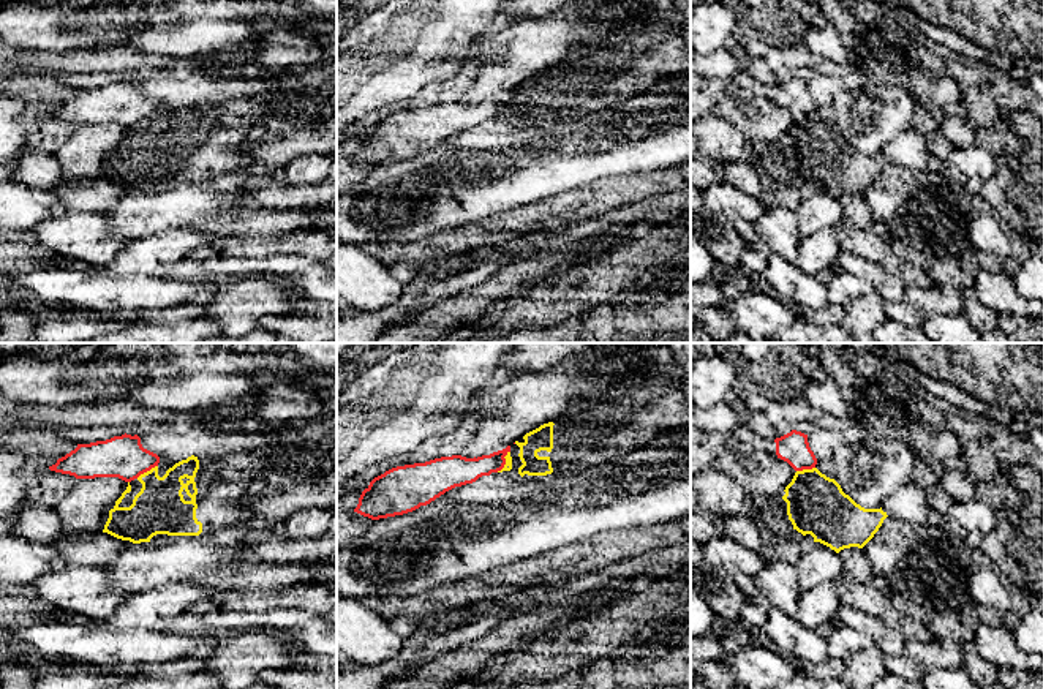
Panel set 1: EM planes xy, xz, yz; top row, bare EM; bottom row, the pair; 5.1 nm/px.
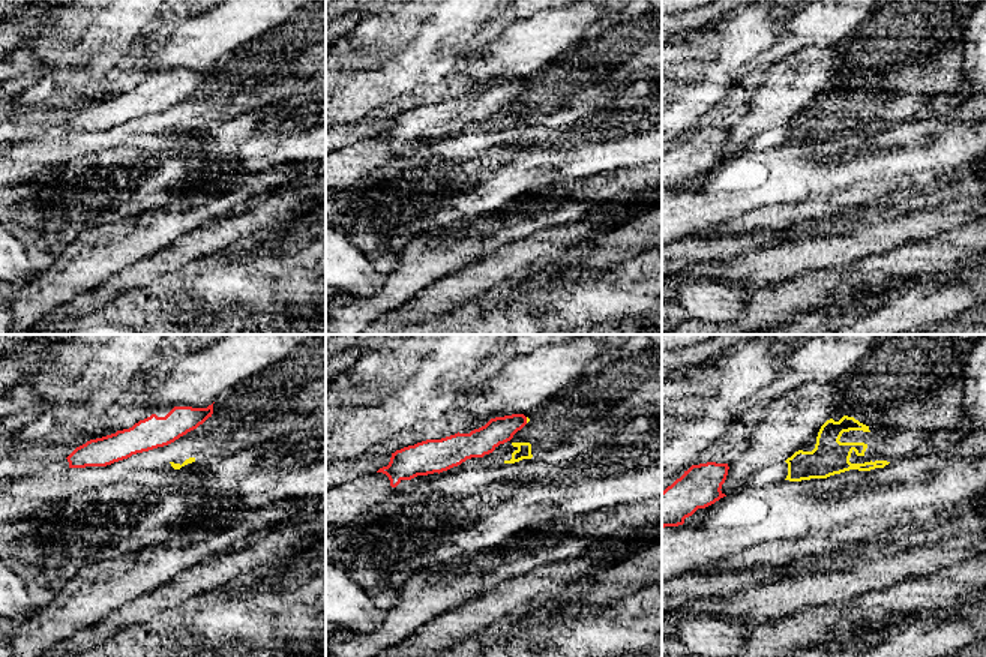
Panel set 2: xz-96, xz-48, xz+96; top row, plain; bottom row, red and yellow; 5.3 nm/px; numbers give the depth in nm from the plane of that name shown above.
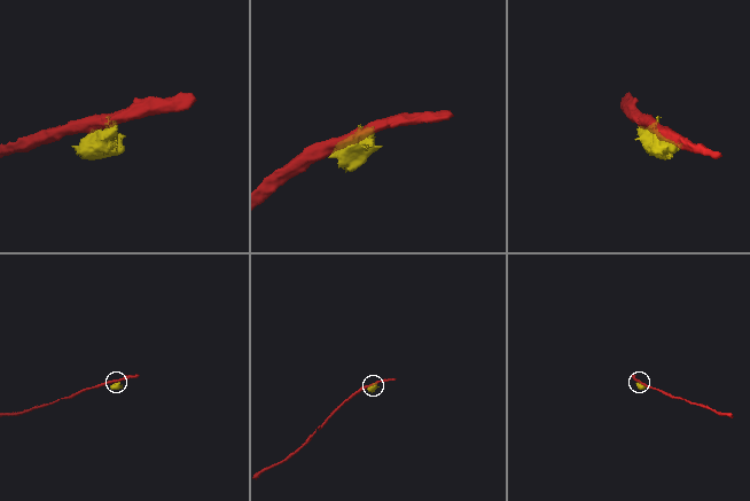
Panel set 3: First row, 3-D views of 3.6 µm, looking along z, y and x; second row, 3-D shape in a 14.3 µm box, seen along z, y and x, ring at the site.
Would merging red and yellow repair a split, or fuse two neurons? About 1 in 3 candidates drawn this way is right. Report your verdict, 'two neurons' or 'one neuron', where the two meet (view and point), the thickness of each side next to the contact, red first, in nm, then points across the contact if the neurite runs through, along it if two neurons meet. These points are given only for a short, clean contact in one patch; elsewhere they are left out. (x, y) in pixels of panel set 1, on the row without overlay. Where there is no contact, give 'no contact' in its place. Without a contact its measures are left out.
two neurons | xy (146, 117) | 220/260 nm | along xy (157, 111), (136, 124)

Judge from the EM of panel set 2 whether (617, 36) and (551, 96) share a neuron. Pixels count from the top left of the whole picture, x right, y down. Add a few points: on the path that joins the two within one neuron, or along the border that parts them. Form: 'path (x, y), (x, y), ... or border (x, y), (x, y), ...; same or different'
path (599, 54), (592, 62), (580, 63), (565, 78); same

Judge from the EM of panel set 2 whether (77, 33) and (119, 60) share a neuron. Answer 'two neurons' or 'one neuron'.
one neuron

